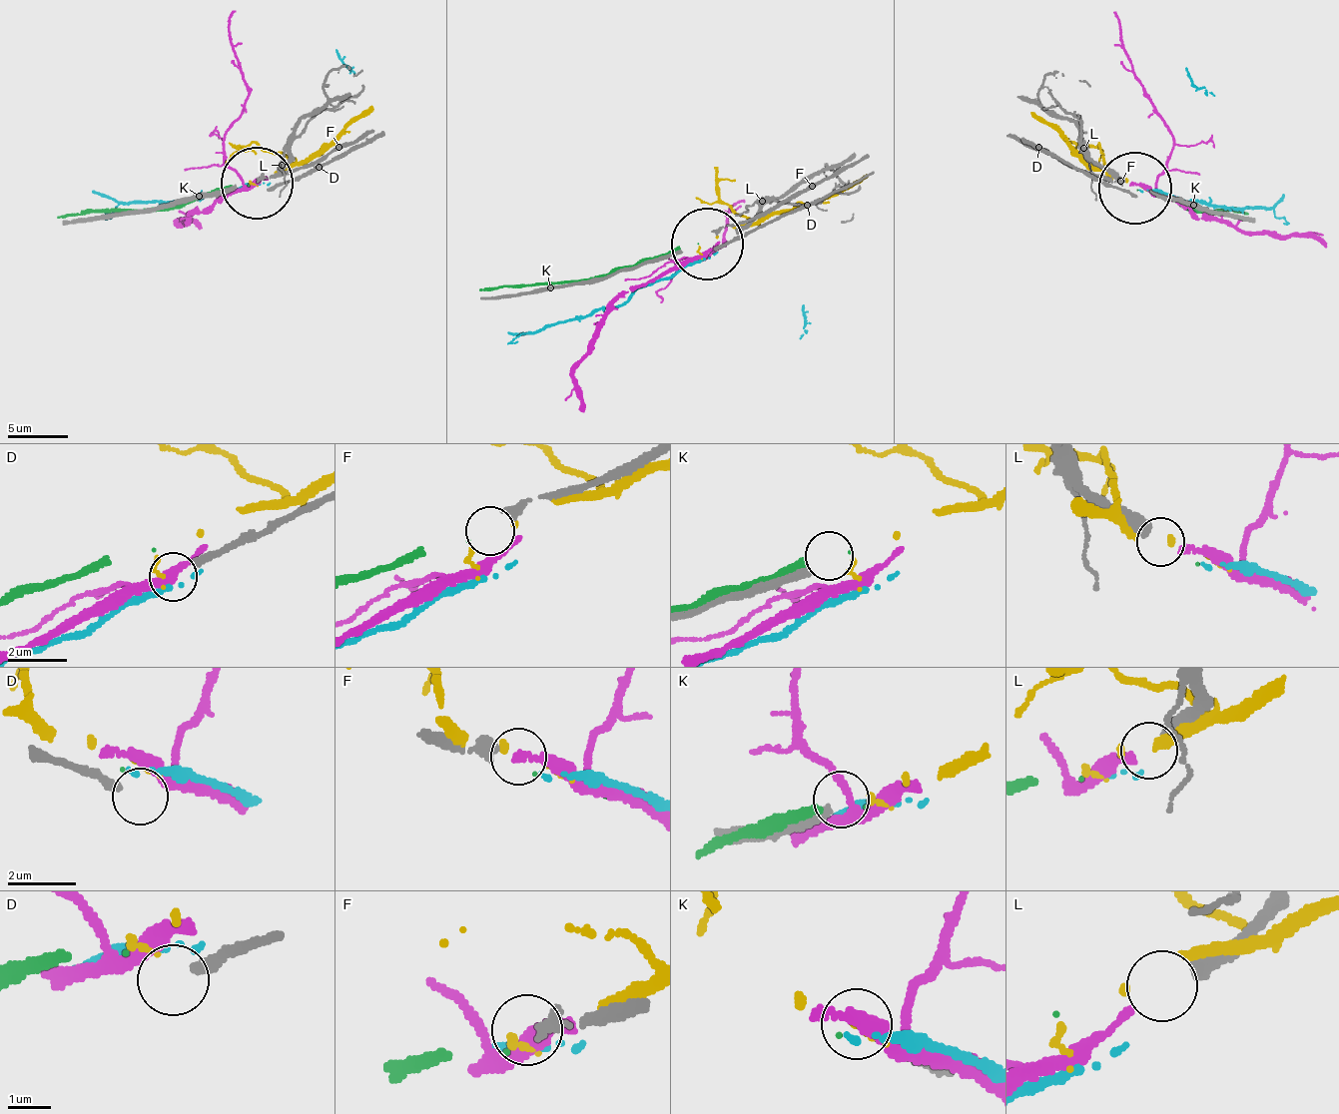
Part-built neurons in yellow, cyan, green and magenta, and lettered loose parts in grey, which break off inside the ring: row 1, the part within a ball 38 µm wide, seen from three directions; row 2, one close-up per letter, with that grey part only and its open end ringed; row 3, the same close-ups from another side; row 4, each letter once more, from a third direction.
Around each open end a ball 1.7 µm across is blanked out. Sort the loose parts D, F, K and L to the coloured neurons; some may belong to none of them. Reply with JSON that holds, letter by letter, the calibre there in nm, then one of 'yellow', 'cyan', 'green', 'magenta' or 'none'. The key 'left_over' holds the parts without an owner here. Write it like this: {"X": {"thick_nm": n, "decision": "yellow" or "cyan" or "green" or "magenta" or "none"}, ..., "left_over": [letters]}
{"D": {"thick_nm": 240, "decision": "none"}, "F": {"thick_nm": 280, "decision": "green"}, "K": {"thick_nm": 280, "decision": "yellow"}, "L": {"thick_nm": 440, "decision": "magenta"}, "left_over": ["D"]}

